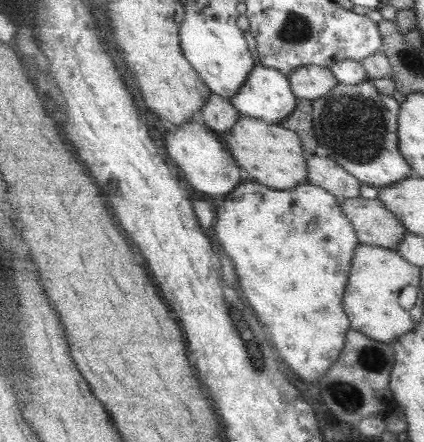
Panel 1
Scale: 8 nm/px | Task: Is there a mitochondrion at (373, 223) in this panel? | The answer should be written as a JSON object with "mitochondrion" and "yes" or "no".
{"mitochondrion":"no"}

